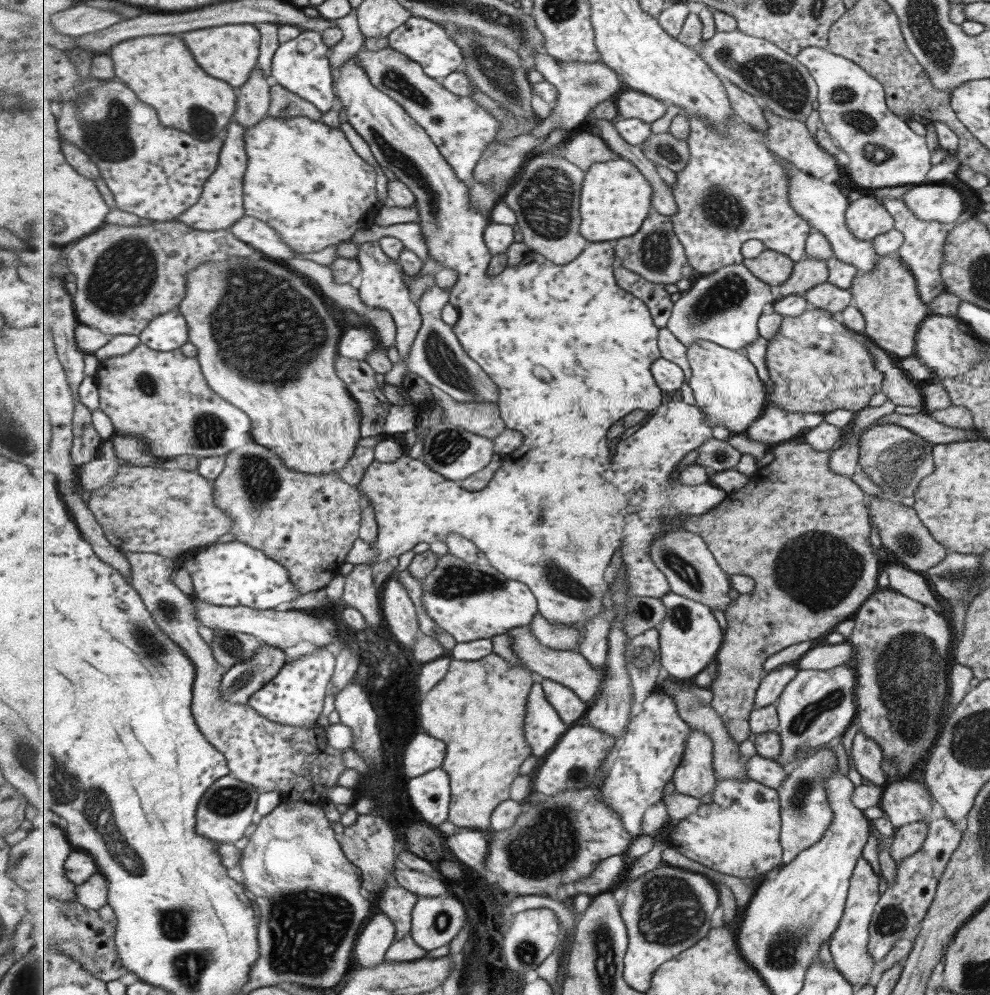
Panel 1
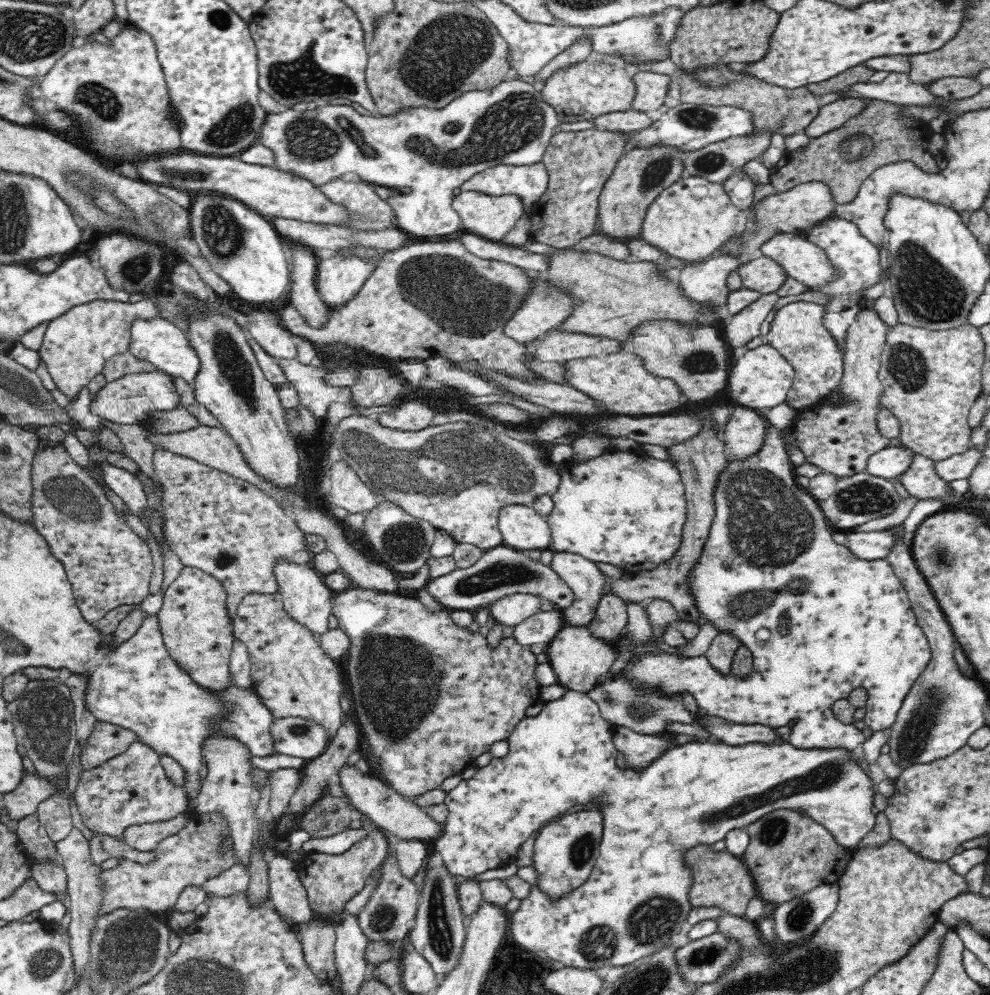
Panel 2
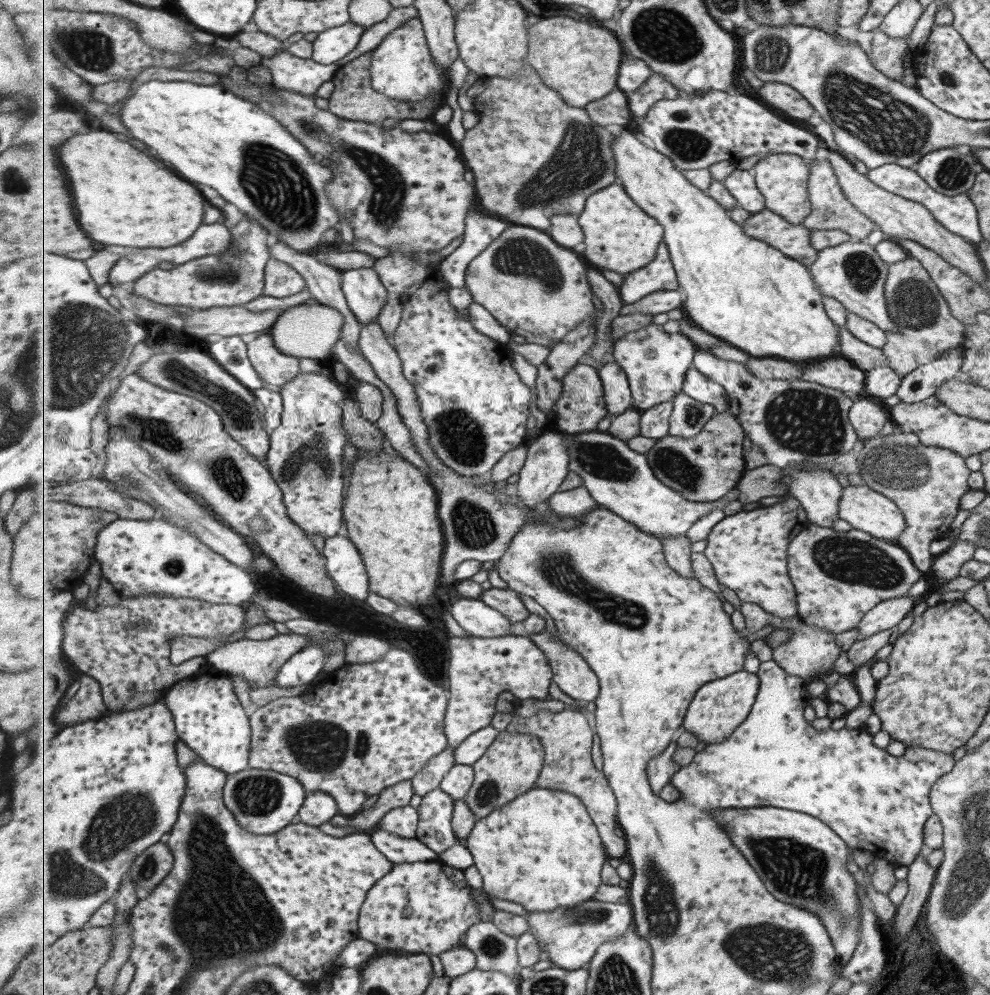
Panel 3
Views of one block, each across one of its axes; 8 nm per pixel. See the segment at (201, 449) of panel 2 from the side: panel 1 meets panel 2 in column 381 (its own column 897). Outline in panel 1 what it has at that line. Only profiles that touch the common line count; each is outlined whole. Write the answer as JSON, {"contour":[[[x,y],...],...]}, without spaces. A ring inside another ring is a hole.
{"contour":[[[900,564],[891,565],[881,570],[887,572],[889,589],[931,607],[939,614],[943,614],[937,596],[931,591],[922,574],[907,570]]]}

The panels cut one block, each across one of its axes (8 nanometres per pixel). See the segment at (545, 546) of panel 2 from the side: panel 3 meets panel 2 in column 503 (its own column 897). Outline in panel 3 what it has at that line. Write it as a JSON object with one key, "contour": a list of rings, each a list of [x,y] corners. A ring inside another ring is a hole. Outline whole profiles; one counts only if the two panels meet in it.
{"contour":[[[843,481],[839,518],[855,530],[897,544],[897,536],[904,530],[904,521],[885,496],[867,486],[850,486]]]}

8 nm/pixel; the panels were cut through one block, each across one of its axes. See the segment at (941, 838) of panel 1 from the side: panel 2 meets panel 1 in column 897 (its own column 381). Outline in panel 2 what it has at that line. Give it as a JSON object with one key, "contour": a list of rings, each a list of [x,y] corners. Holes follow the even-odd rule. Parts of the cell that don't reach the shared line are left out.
{"contour":[[[392,852],[385,856],[377,869],[373,888],[375,888],[375,891],[369,896],[358,914],[362,932],[370,937],[370,941],[388,940],[395,942],[402,940],[411,931],[410,922],[416,920],[418,906],[421,902],[420,886],[416,884],[412,877],[402,874],[398,855]]]}

